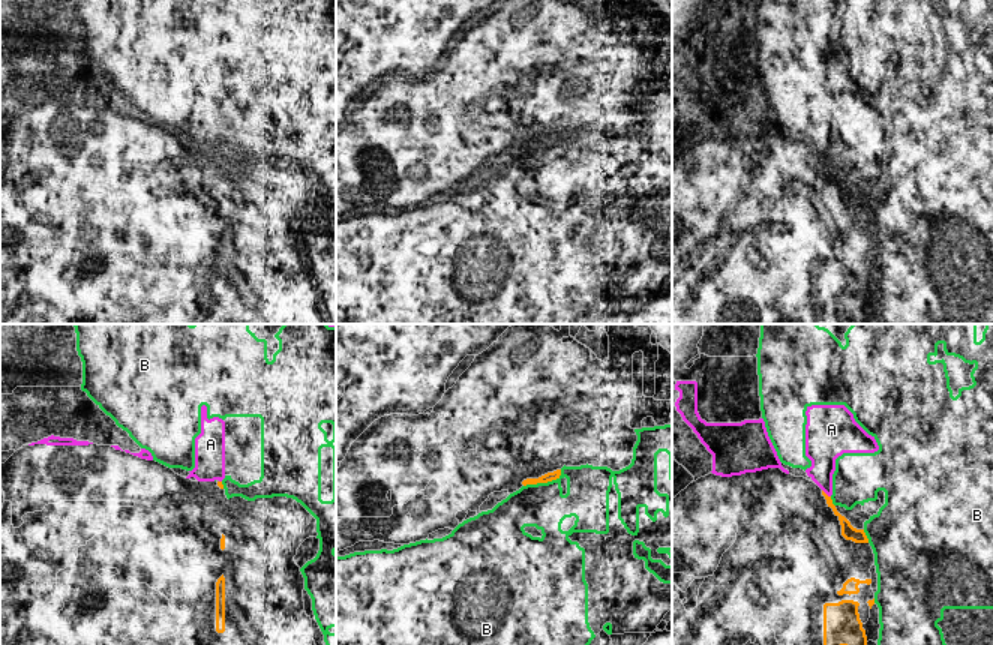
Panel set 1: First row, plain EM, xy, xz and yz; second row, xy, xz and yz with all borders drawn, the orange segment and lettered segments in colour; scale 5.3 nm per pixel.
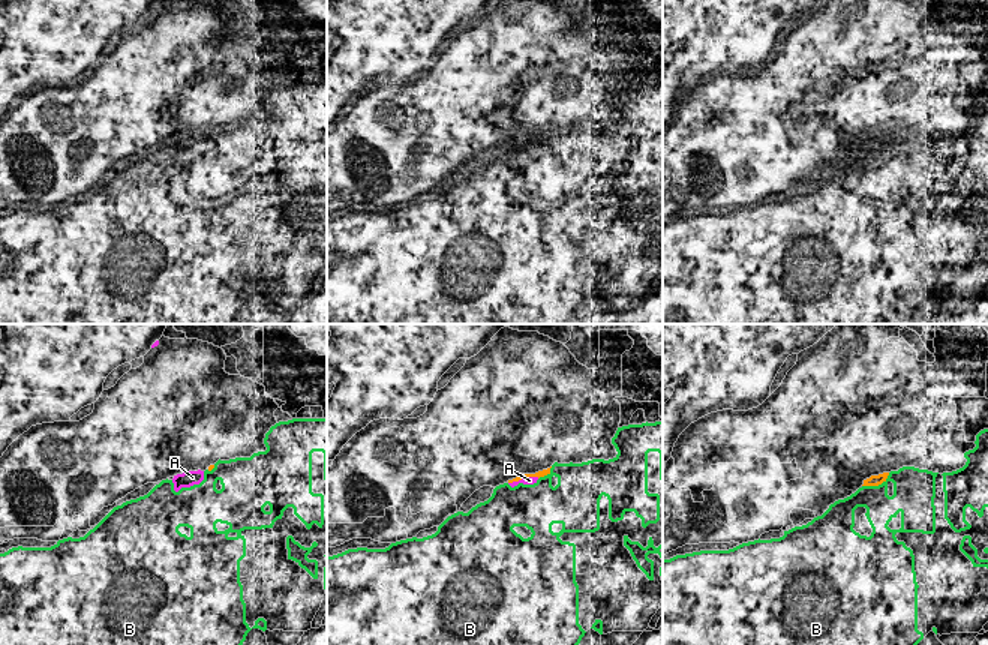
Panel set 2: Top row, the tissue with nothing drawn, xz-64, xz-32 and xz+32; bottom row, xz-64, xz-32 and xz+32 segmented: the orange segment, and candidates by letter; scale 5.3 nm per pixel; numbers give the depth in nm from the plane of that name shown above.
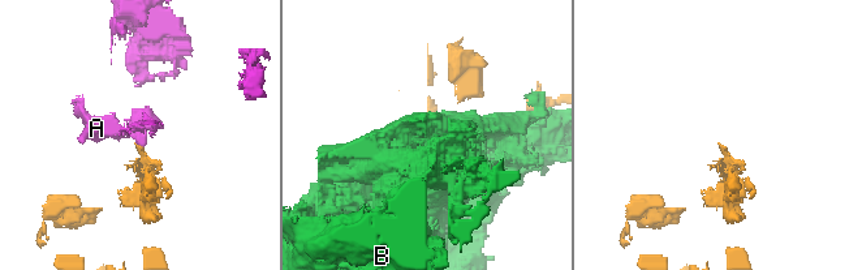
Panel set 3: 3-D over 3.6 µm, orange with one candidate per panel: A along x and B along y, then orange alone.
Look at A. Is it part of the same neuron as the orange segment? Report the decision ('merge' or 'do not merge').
do not merge

